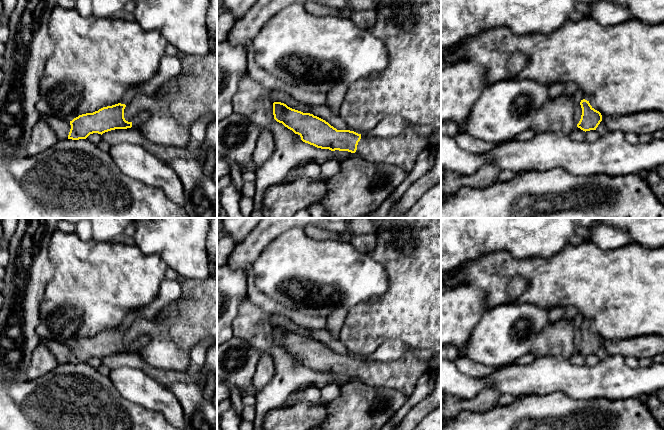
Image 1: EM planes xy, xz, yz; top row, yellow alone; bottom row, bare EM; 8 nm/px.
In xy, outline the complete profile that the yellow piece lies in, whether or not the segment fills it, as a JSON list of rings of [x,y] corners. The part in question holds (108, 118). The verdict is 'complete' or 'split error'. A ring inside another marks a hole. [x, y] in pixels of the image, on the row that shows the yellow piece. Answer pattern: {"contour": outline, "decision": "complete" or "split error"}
{"contour": [[[125,104],[107,106],[93,113],[79,115],[70,121],[71,129],[68,139],[86,139],[90,134],[105,132],[115,129],[127,129],[132,127],[132,122],[124,118]]], "decision": "complete"}

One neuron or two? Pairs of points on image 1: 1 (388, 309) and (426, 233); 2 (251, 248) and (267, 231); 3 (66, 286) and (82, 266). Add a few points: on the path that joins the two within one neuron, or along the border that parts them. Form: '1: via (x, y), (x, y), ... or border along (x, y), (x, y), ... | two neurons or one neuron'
1: via (407, 290), (426, 271), (426, 252) | one neuron
2: via (254, 244), (263, 235) | one neuron
3: via (71, 281), (81, 271) | one neuron

